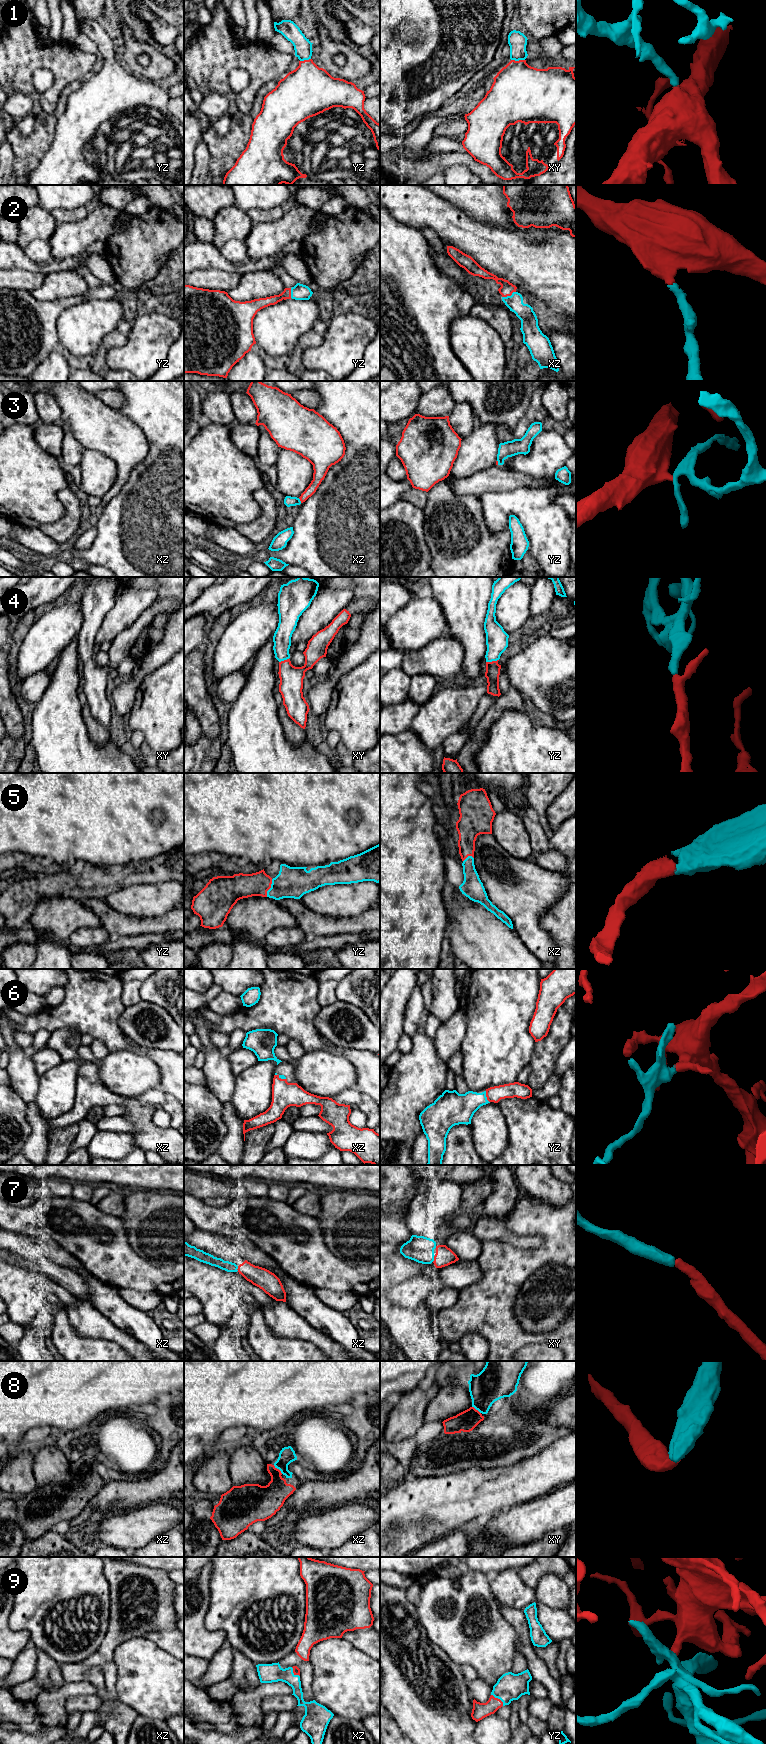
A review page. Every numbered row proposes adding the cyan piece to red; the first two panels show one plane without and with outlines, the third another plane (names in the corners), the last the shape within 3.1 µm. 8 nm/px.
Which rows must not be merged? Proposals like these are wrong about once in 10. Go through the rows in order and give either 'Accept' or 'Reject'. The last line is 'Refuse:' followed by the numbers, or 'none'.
1: Accept
2: Accept
3: Reject
4: Accept
5: Accept
6: Accept
7: Accept
8: Accept
9: Accept
Refuse: 3

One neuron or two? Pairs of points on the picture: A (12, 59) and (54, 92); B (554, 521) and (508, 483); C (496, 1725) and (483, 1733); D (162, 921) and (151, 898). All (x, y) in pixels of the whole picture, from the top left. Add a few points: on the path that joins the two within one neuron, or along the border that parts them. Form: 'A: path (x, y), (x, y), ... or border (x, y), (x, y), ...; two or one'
A: path (28, 59), (45, 59), (58, 72), (58, 76); one
B: border (538, 486), (522, 486), (513, 490), (492, 492); two
C: path (493, 1728), (486, 1733); one
D: border (173, 908), (162, 915), (154, 917), (136, 916); two

